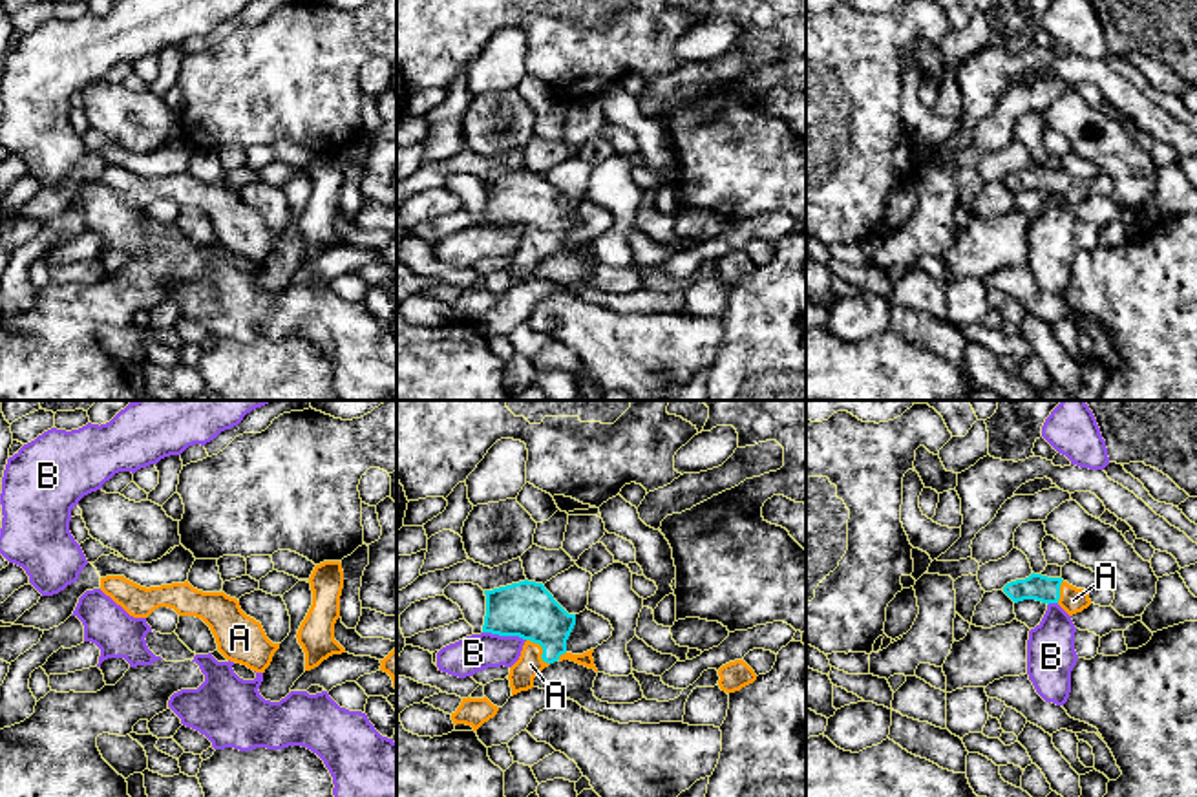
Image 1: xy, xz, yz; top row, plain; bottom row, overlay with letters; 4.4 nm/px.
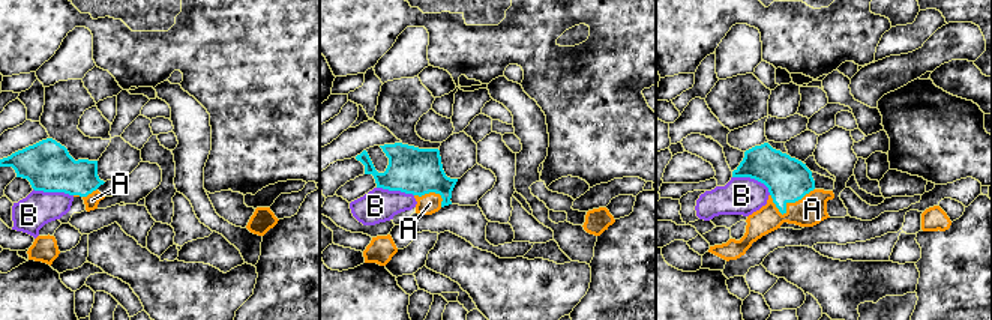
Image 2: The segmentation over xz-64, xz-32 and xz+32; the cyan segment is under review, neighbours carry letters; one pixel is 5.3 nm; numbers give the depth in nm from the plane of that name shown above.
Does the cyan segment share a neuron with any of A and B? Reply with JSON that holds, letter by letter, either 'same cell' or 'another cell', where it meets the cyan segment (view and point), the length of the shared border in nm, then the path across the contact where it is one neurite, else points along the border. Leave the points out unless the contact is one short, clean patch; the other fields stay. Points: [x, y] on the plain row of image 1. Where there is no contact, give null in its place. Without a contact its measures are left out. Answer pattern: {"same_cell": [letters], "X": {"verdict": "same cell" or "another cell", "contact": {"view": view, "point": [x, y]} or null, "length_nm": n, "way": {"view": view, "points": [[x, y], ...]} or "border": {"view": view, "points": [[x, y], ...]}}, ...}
{"same_cell": ["A"], "A": {"verdict": "same cell", "contact": {"view": "xz", "point": [543, 240]}, "length_nm": 160, "way": {"view": "xz", "points": [[527, 200], [543, 216], [543, 240], [530, 255]]}}, "B": {"verdict": "another cell", "contact": {"view": "xz", "point": [505, 225]}, "length_nm": 200, "border": {"view": "xz", "points": [[483, 222], [521, 227], [525, 231]]}}}

